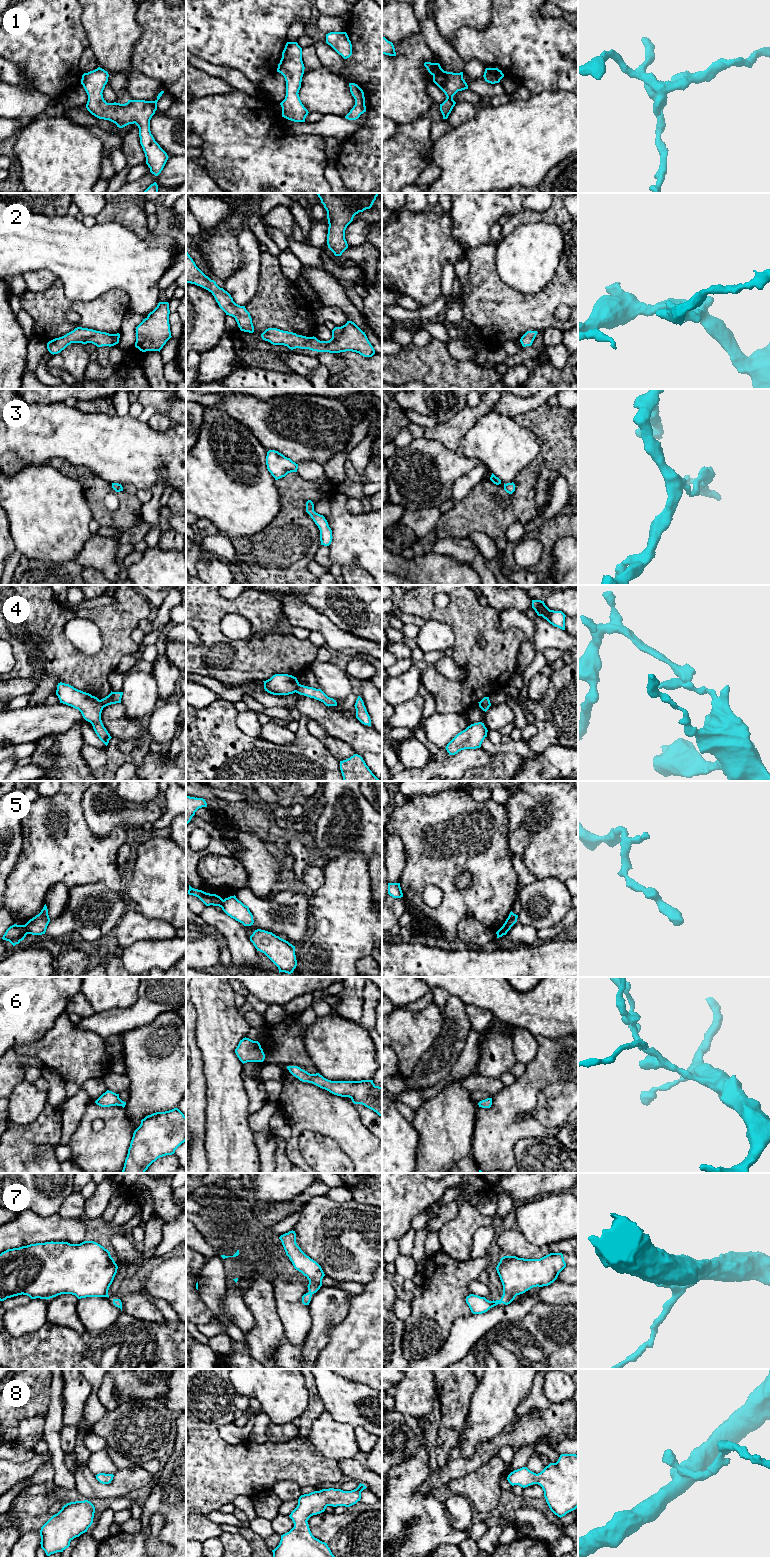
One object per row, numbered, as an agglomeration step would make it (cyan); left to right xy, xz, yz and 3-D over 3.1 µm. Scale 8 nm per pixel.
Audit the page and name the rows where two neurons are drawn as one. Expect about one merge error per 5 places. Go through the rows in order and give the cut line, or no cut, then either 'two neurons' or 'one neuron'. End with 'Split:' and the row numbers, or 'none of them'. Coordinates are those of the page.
1: no cut | one neuron
2: no cut | one neuron
3: no cut | one neuron
4: xy (99, 700), (103, 707) | two neurons
5: xy (23, 925), (27, 933) | two neurons
6: no cut | one neuron
7: no cut | one neuron
8: no cut | one neuron
Split: 4, 5

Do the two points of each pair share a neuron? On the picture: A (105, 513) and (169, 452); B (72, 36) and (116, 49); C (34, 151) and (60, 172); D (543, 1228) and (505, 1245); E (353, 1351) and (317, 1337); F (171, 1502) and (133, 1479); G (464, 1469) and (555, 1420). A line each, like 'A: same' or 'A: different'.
A: different
B: different
C: same
D: different
E: different
F: different
G: same

